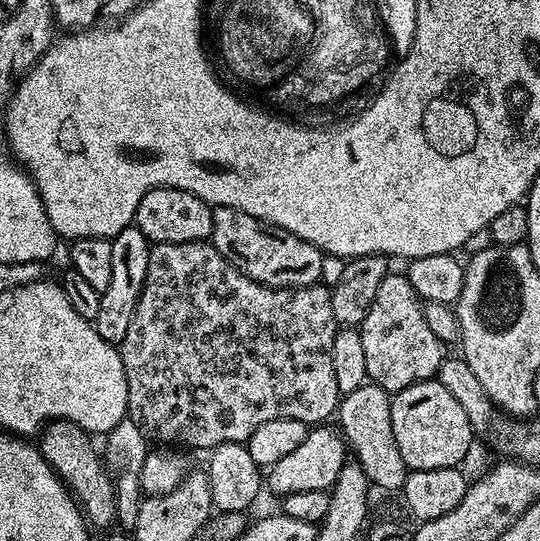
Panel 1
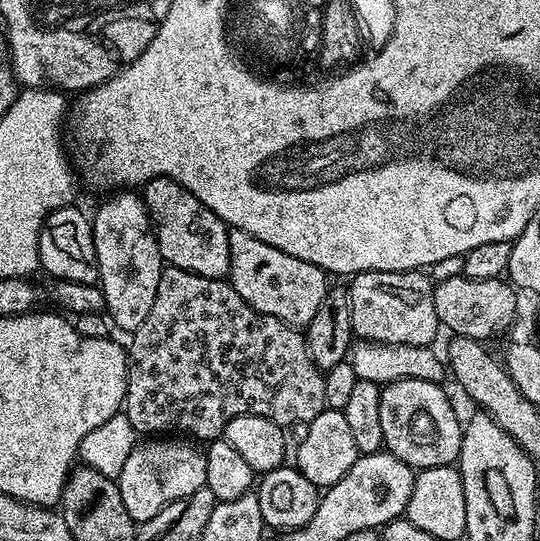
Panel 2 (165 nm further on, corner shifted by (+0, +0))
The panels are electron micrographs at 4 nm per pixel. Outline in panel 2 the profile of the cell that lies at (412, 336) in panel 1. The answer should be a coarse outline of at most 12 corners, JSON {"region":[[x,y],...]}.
{"region":[[427,271],[357,272],[352,335],[428,346],[442,325]]}

